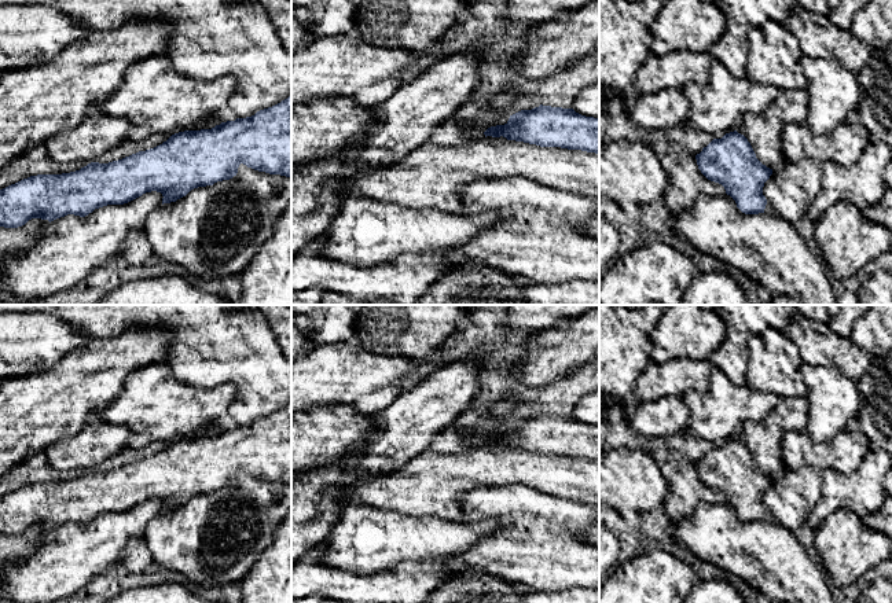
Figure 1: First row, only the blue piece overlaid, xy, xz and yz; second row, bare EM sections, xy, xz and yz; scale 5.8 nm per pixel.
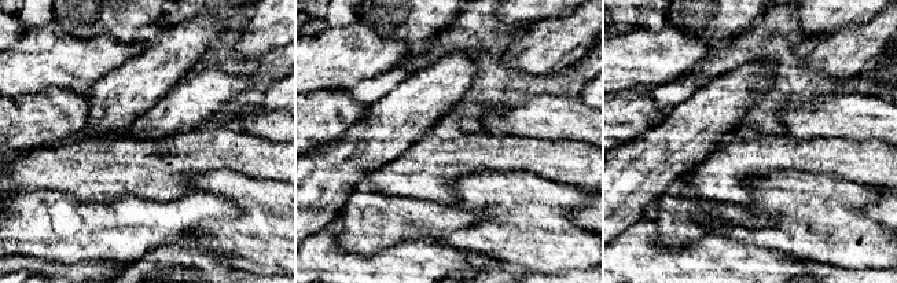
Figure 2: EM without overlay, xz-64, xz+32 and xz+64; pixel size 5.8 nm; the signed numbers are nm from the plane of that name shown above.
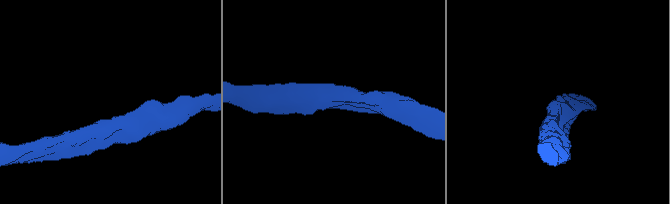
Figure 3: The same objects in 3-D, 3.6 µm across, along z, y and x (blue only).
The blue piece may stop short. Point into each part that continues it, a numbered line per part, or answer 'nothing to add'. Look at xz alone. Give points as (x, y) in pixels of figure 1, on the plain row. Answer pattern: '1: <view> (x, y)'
nothing to add

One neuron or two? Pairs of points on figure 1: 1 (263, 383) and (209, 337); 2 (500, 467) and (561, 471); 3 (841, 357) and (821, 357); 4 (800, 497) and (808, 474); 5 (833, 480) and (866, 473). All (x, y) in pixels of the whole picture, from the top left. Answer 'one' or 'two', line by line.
1: one
2: one
3: one
4: one
5: one

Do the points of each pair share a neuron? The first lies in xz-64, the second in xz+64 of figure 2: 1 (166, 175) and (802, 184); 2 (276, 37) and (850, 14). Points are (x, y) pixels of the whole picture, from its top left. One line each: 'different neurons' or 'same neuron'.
1: different neurons
2: different neurons

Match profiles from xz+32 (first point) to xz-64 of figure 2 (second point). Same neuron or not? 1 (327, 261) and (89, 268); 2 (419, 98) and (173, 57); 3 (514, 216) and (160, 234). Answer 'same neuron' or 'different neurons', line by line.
1: same neuron
2: same neuron
3: different neurons

